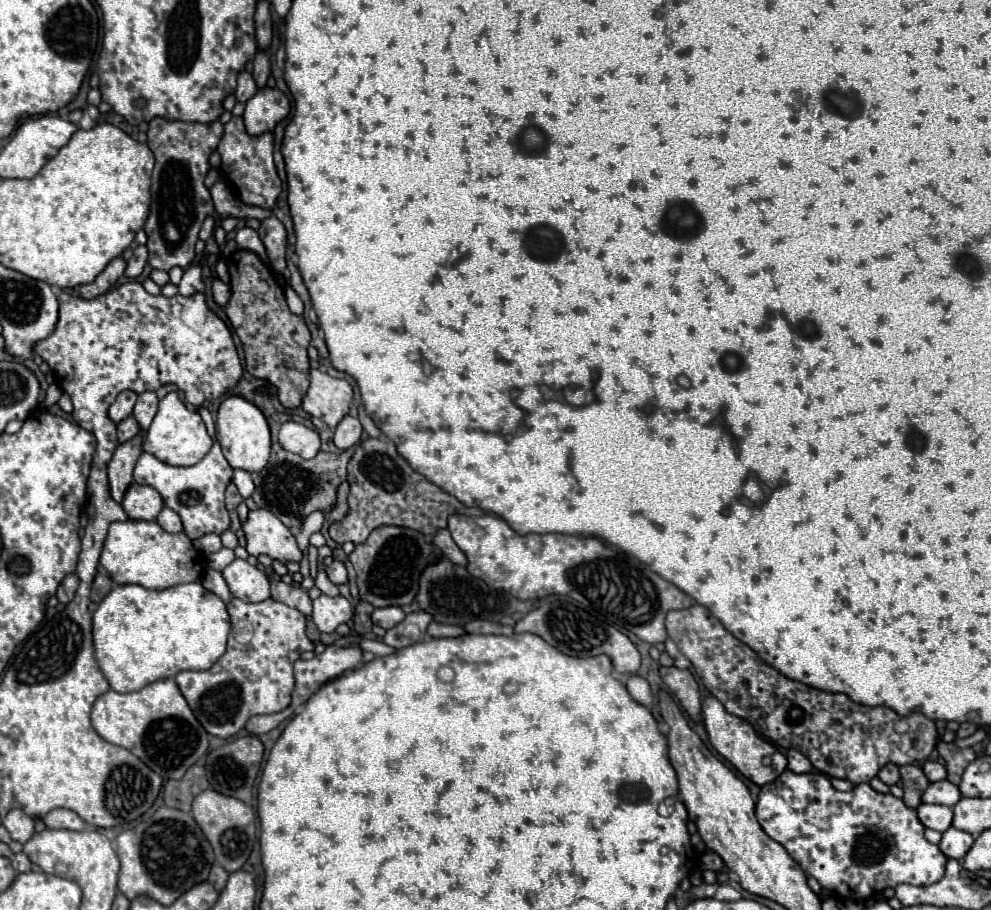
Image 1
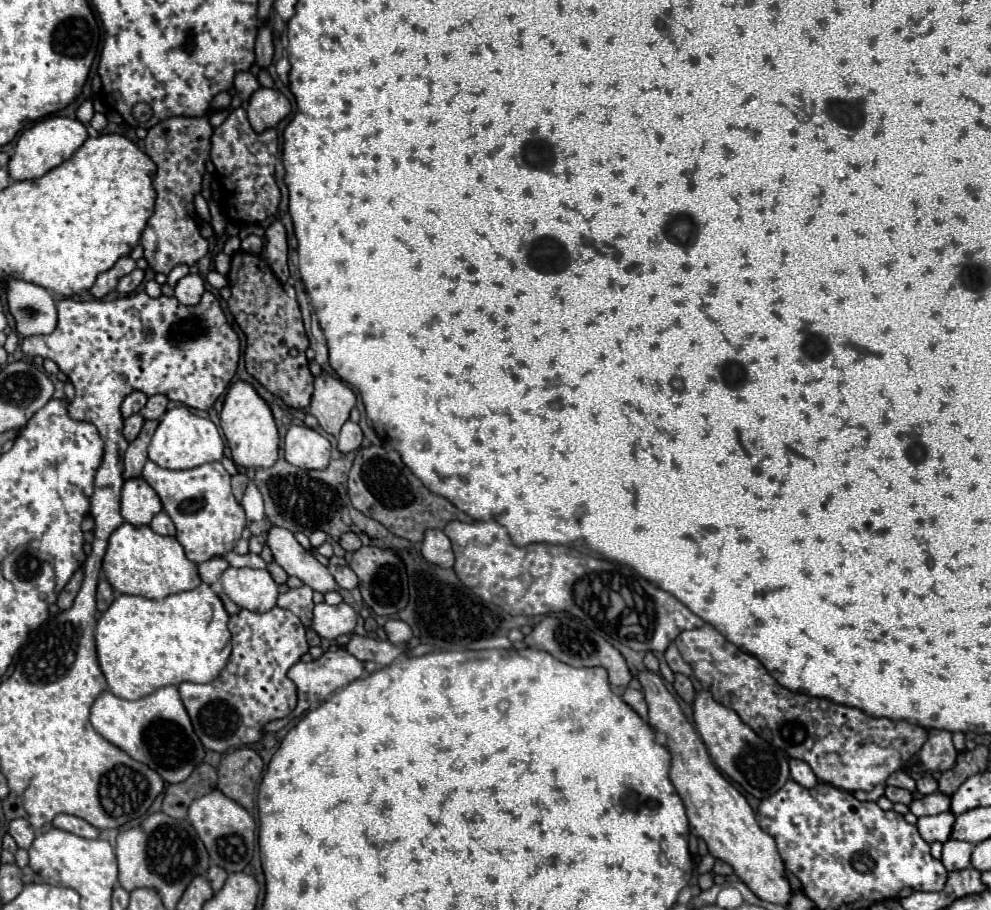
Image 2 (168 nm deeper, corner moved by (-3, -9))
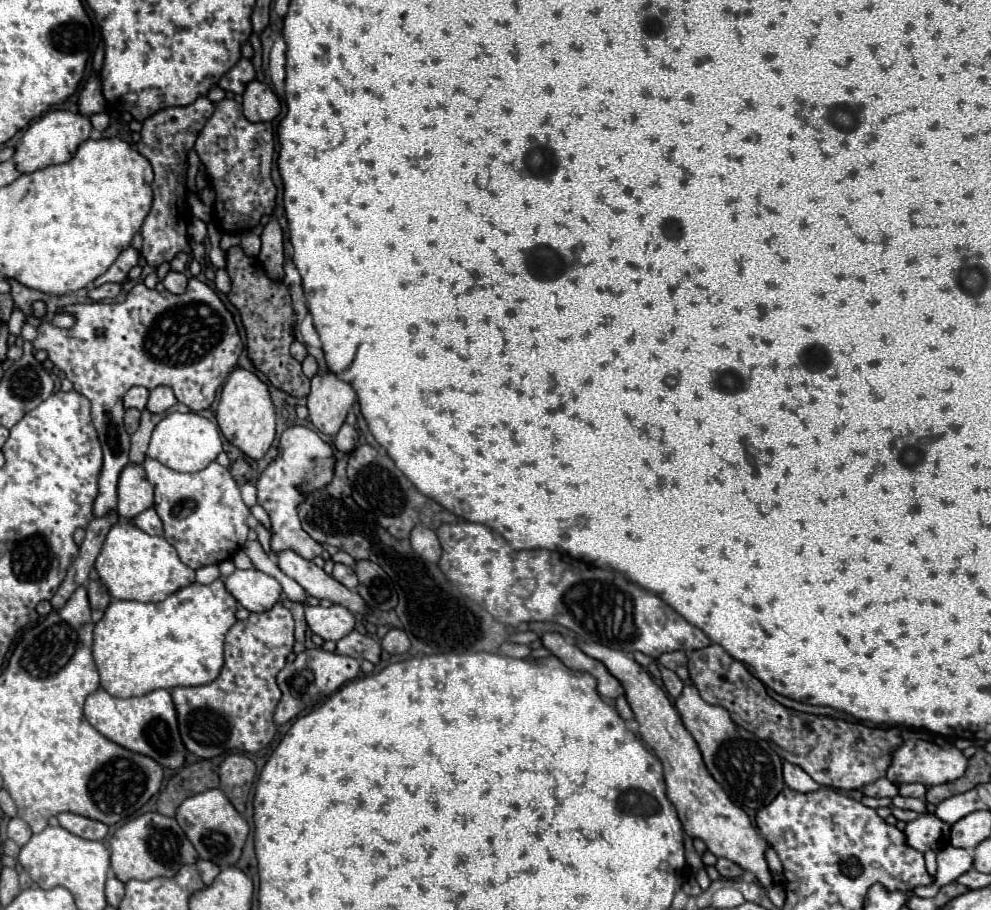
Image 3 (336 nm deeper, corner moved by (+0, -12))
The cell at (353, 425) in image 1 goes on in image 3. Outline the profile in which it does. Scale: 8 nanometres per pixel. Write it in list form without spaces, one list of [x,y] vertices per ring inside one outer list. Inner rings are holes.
[[[345,423],[339,429],[339,433],[333,437],[333,443],[339,451],[353,451],[357,447],[357,431]]]

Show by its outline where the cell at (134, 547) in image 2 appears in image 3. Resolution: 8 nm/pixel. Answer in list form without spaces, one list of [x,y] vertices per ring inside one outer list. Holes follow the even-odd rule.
[[[121,519],[111,527],[103,549],[95,561],[95,569],[115,599],[135,601],[163,601],[171,593],[195,581],[195,571],[181,563],[177,551],[163,537],[151,537],[131,521]]]

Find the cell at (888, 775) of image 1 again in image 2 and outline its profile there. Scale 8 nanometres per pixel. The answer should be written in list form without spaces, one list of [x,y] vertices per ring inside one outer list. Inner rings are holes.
[[[886,788],[886,798],[890,800],[890,802],[904,802],[904,804],[910,804],[912,802],[912,794],[908,792],[908,790],[904,790],[904,788]]]

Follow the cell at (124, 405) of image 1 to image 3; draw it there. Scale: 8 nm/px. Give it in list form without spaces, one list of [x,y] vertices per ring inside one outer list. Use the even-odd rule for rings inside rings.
[[[131,387],[131,389],[125,393],[125,397],[123,397],[125,409],[131,409],[131,407],[145,409],[147,399],[149,399],[149,389],[147,389],[147,387]]]

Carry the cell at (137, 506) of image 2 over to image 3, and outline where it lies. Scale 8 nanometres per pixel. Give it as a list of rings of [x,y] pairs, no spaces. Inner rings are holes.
[[[137,463],[123,467],[117,485],[117,513],[125,519],[137,517],[141,511],[153,507],[153,485],[145,477],[145,469]]]

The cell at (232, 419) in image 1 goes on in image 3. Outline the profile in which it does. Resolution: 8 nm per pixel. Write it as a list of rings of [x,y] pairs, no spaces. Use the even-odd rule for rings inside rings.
[[[243,367],[233,369],[221,389],[217,425],[231,445],[239,447],[249,459],[260,460],[275,439],[275,405],[271,401],[267,383]]]

